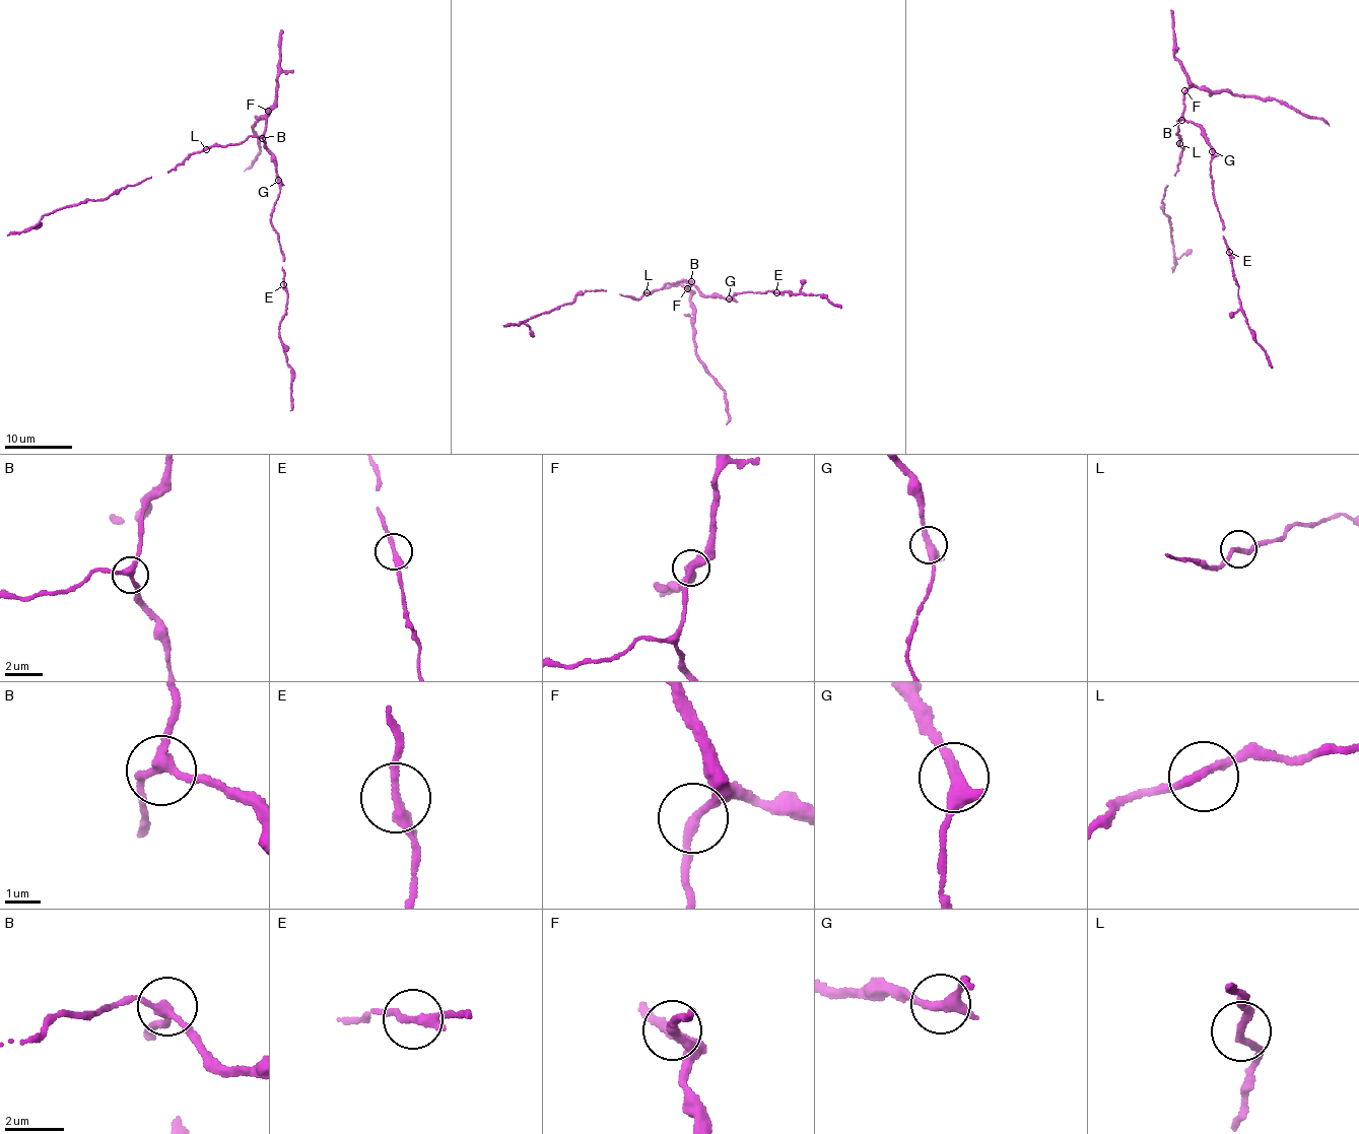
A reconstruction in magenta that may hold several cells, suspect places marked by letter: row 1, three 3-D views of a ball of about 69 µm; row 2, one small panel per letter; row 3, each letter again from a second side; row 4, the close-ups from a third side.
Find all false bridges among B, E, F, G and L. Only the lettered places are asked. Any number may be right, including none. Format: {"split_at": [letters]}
{"split_at": []}

